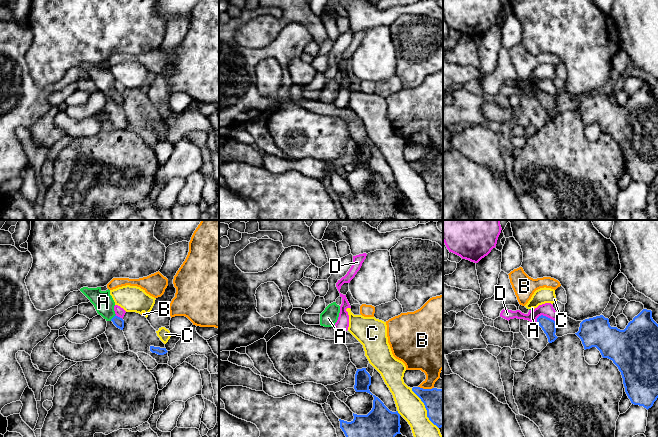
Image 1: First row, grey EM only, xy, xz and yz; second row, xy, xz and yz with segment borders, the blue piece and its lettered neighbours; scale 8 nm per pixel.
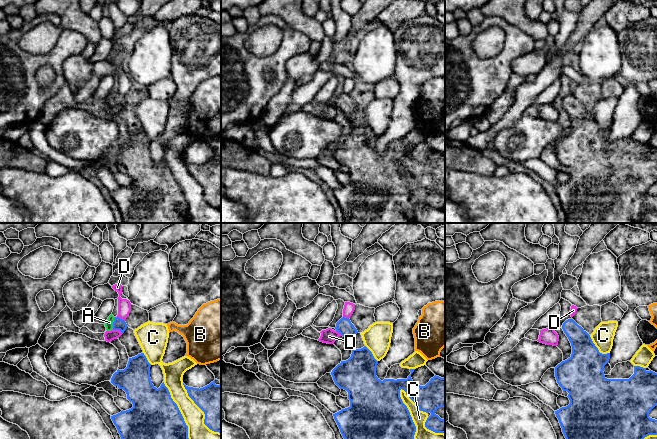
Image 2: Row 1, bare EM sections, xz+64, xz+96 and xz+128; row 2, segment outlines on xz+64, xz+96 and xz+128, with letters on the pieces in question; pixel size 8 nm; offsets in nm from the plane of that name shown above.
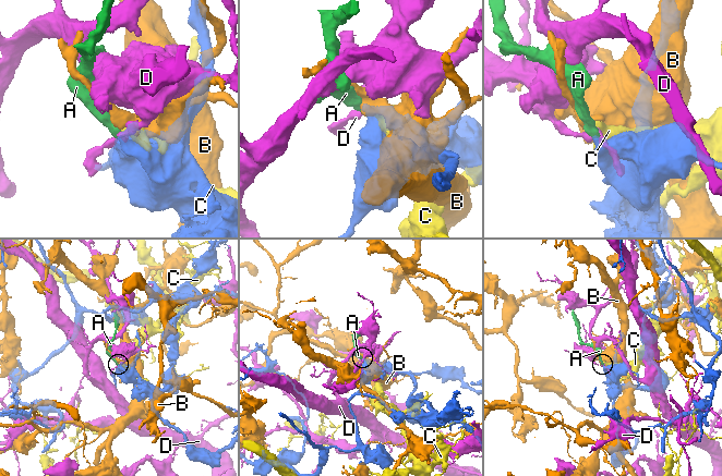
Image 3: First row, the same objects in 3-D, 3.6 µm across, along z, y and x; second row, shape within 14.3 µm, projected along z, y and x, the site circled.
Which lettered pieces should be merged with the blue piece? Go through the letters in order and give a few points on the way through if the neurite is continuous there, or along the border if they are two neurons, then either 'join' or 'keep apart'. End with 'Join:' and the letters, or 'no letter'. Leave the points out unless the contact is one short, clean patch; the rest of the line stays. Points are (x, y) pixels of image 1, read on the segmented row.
A: runs through xy (117, 321), (113, 317), (106, 310), (103, 302); join
B: keep apart
C: keep apart
D: keep apart
Join: A

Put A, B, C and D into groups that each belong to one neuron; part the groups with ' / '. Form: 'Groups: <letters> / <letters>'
Groups: A / B / C / D

